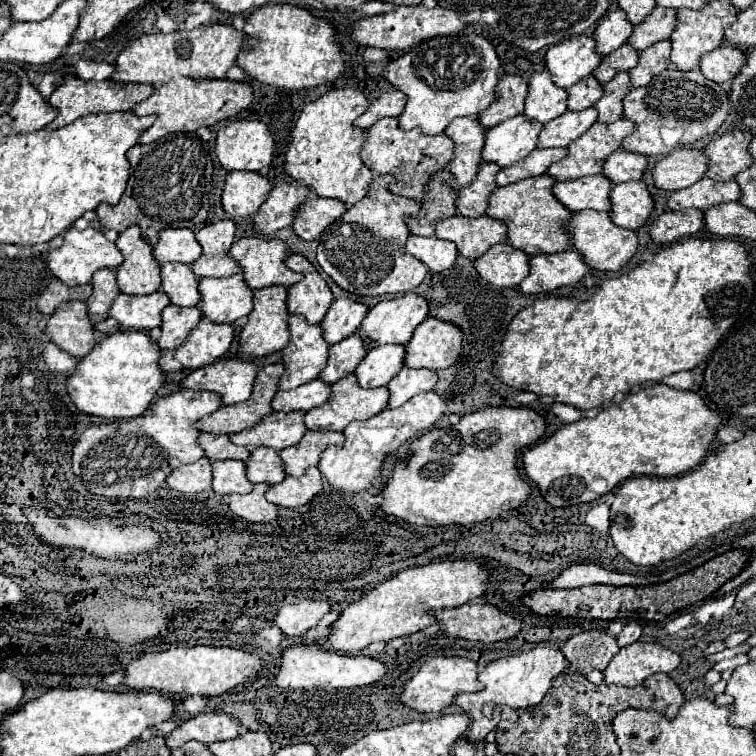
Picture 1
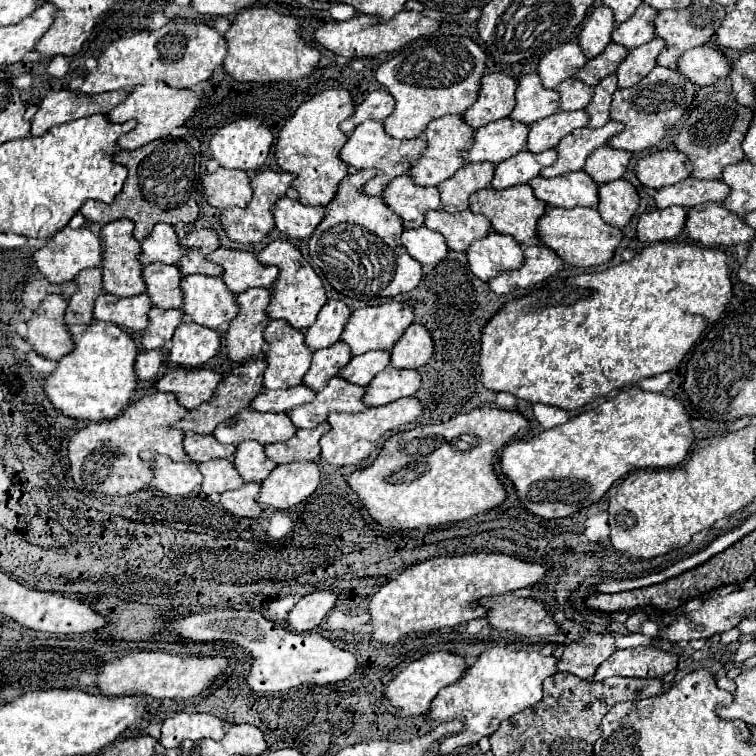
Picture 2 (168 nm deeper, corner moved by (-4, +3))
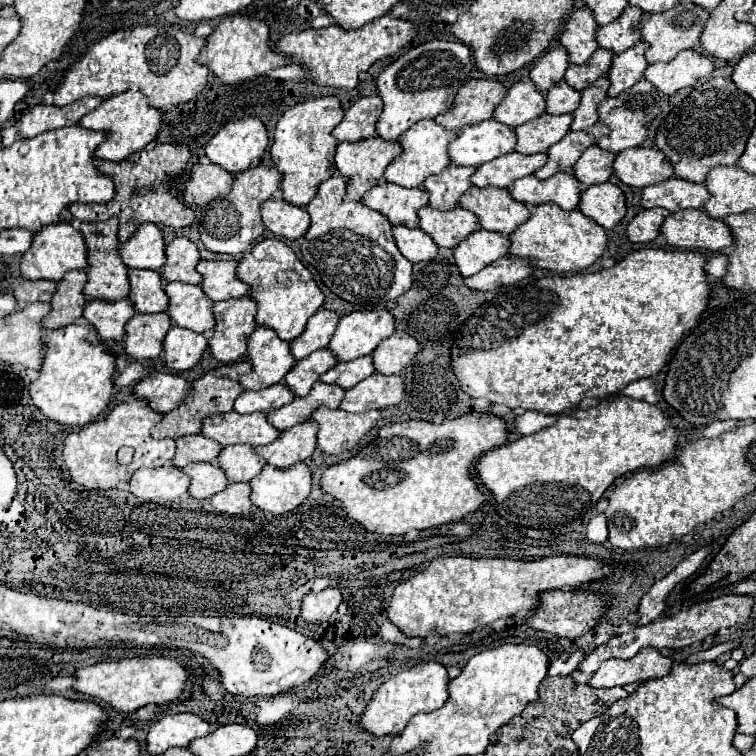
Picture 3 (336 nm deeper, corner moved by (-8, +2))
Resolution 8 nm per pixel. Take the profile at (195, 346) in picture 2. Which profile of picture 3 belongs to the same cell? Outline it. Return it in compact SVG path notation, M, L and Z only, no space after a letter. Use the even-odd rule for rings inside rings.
M173 325L163 339L163 361L173 371L191 369L207 349L207 339L201 333Z

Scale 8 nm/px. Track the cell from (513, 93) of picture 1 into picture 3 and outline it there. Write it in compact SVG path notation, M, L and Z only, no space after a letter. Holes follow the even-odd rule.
M469 79L457 91L451 109L437 115L435 121L449 131L459 131L465 125L481 123L493 117L493 109L503 101L505 87L495 79Z

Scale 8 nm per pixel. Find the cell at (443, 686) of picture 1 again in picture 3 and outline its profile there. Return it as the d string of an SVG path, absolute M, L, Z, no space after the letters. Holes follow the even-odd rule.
M419 663L407 671L397 673L395 677L387 679L371 697L371 701L365 705L361 713L359 727L365 729L373 737L383 737L383 735L397 735L405 729L409 719L417 713L429 713L439 709L447 701L447 669L439 663Z

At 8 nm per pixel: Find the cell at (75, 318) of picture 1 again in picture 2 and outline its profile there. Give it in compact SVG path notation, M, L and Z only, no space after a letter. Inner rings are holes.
M49 294L35 316L27 322L25 340L45 358L61 360L61 356L73 350L73 334L65 324L67 306L69 300L65 296Z

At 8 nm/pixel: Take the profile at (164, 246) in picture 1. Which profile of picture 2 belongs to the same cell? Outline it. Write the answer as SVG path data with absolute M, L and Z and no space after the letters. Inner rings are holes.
M157 224L153 228L153 232L141 242L139 260L145 266L151 262L177 264L181 260L181 256L185 256L185 246L181 246L179 236L171 224Z

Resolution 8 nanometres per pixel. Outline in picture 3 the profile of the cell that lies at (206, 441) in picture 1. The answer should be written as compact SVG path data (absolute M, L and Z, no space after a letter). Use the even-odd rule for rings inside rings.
M187 435L187 437L179 437L175 439L177 443L177 451L173 457L173 467L183 469L189 463L197 463L197 461L207 461L207 463L215 463L219 453L221 453L221 445L213 439L207 439L205 435Z

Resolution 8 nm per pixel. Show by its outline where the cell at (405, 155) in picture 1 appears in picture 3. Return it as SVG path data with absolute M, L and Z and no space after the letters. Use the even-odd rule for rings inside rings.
M381 137L359 143L339 143L335 167L347 179L347 199L359 201L365 191L383 179L387 165L399 155L401 147Z

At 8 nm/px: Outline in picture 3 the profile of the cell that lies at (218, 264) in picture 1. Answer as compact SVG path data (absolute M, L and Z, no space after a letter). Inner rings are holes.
M177 237L167 245L165 257L165 265L159 269L163 281L181 281L189 285L201 283L203 277L195 271L195 265L199 263L199 251L195 243L185 237Z

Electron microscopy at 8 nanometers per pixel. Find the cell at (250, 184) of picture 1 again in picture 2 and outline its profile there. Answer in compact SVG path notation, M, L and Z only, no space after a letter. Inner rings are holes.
M219 168L203 176L203 194L215 208L245 208L253 198L253 188L249 186L247 172Z

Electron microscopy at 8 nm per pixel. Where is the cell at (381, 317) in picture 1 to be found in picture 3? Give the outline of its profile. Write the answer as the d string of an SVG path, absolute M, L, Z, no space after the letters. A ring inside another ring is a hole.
M353 311L339 319L327 349L333 351L337 361L371 355L373 349L395 331L393 323L389 311Z

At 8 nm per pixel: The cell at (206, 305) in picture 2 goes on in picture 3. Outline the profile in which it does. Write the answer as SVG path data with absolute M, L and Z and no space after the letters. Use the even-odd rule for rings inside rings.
M165 283L165 293L169 297L169 317L179 327L203 333L215 327L211 313L213 301L205 299L205 293L199 285L187 283Z

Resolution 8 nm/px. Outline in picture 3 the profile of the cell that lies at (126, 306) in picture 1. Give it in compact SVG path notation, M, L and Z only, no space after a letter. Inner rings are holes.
M129 299L121 301L89 301L83 309L83 317L93 325L101 339L121 341L125 337L125 323L135 315Z

